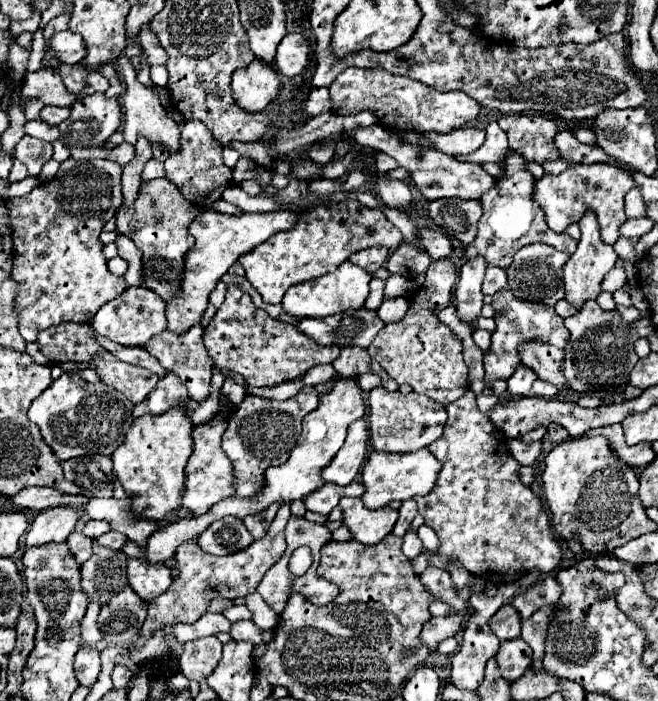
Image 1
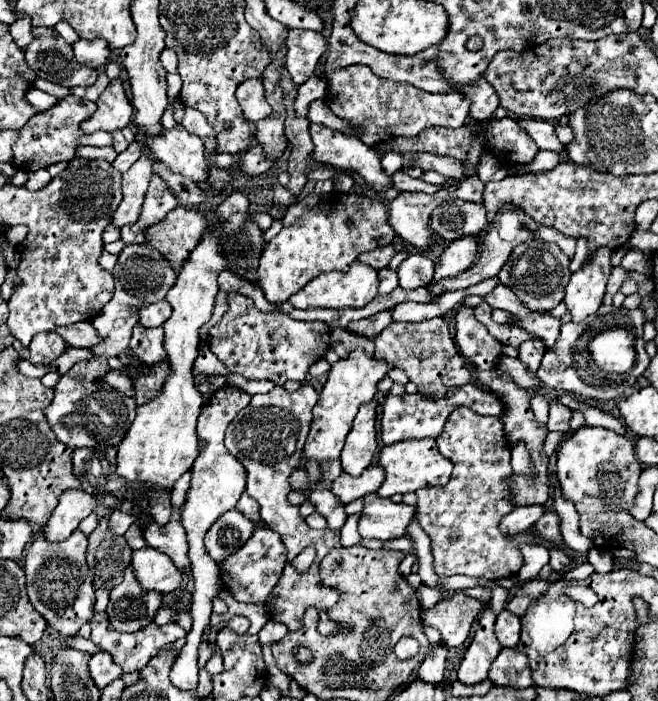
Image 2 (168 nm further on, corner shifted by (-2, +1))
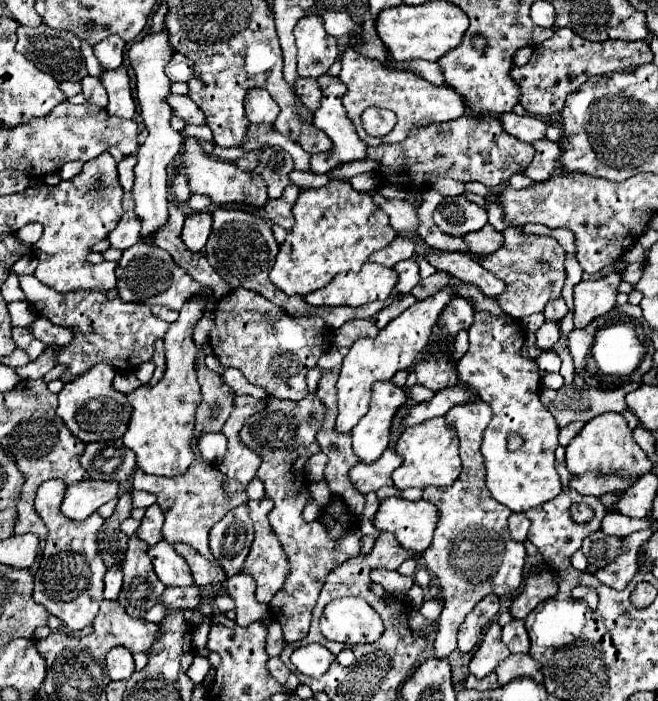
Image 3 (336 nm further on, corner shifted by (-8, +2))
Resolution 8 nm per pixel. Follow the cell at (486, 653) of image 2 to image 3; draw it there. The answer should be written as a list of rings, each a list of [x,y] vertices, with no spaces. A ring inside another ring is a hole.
[[[492,624],[488,632],[484,634],[484,640],[470,662],[470,672],[478,678],[488,676],[504,658],[510,656],[510,650],[502,642],[502,628],[498,624]]]

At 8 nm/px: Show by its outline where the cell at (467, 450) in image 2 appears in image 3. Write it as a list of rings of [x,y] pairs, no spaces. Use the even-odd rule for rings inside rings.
[[[480,398],[468,404],[458,404],[456,408],[448,410],[446,420],[454,426],[456,436],[460,440],[462,472],[450,488],[428,486],[424,490],[424,500],[436,504],[440,510],[434,540],[430,548],[422,554],[428,570],[438,576],[442,586],[440,596],[444,600],[444,608],[438,620],[438,632],[434,640],[438,658],[448,658],[456,650],[458,626],[482,598],[486,598],[488,594],[506,596],[518,590],[518,586],[522,584],[526,558],[524,544],[514,542],[508,530],[508,516],[512,514],[512,510],[496,502],[484,482],[486,472],[480,454],[480,444],[486,424],[490,422],[488,404]]]

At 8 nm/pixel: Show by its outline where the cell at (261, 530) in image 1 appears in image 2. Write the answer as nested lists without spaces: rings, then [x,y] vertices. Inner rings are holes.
[[[244,493],[244,495],[240,497],[240,501],[238,501],[236,509],[238,509],[244,517],[250,517],[250,521],[254,521],[256,525],[260,523],[260,525],[264,525],[264,527],[266,527],[266,523],[264,523],[264,521],[262,521],[262,517],[258,515],[258,505],[256,505],[256,501],[252,501],[252,497],[248,497],[248,493]]]

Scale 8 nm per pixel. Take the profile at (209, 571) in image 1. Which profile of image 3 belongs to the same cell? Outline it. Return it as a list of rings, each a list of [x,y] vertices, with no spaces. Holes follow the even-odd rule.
[[[262,498],[262,500],[252,500],[248,502],[248,508],[250,508],[250,518],[254,522],[254,530],[256,530],[256,538],[252,542],[252,548],[250,548],[250,554],[246,558],[246,564],[244,564],[244,572],[254,576],[256,580],[256,600],[258,602],[264,602],[268,604],[272,600],[272,596],[282,588],[286,576],[288,576],[288,564],[286,564],[286,558],[284,558],[284,552],[282,552],[282,546],[278,544],[278,536],[274,536],[274,530],[270,528],[268,524],[268,512],[272,510],[274,502],[270,502],[268,498]]]

